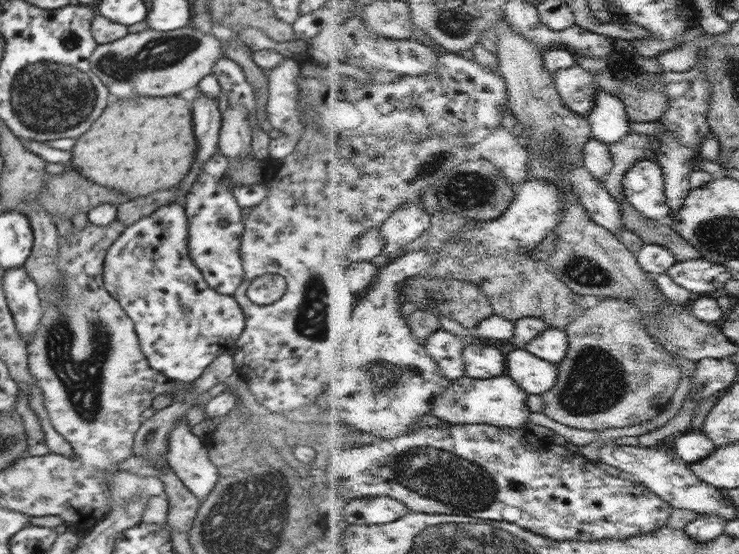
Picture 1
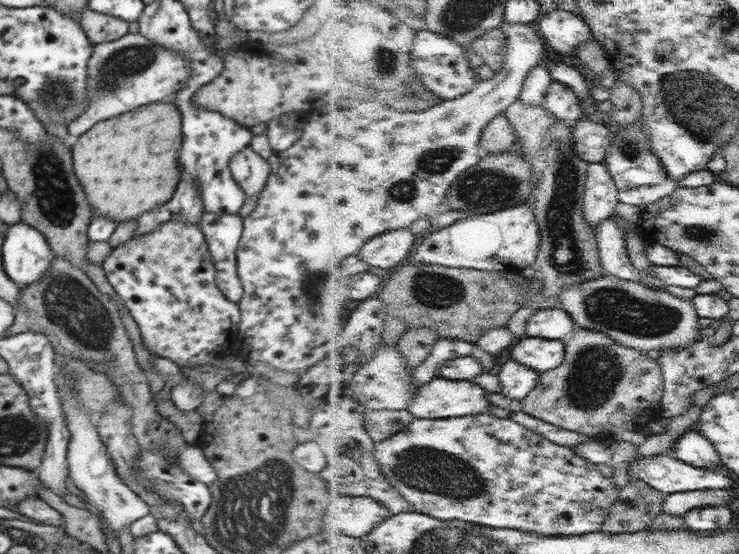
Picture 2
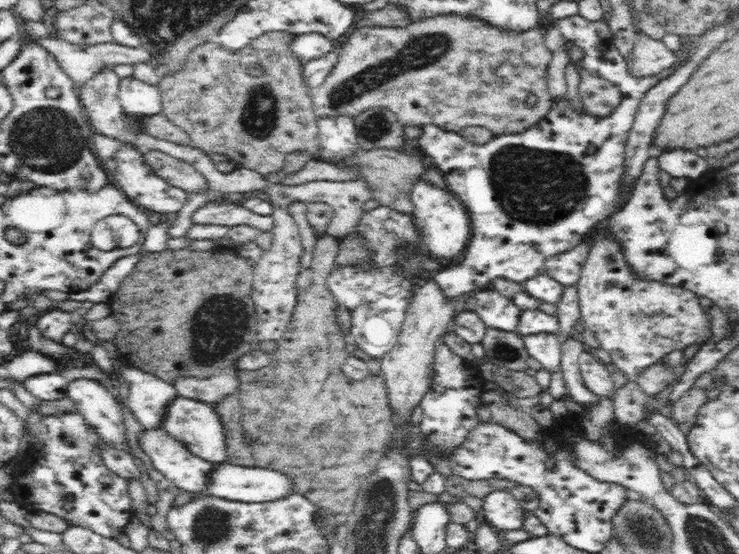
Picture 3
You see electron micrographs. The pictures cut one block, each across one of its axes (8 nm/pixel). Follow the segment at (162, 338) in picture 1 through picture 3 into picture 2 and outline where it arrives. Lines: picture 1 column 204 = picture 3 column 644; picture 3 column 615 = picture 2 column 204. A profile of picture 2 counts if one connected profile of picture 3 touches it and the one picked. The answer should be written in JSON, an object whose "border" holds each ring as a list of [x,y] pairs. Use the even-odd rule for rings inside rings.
{"border":[[[172,220],[162,222],[146,236],[136,240],[130,238],[122,246],[116,246],[102,262],[102,268],[108,282],[138,324],[142,342],[152,354],[168,358],[178,366],[191,367],[211,364],[214,358],[226,357],[225,352],[229,348],[236,348],[241,312],[238,304],[224,296],[216,284],[214,259],[198,225]]]}

